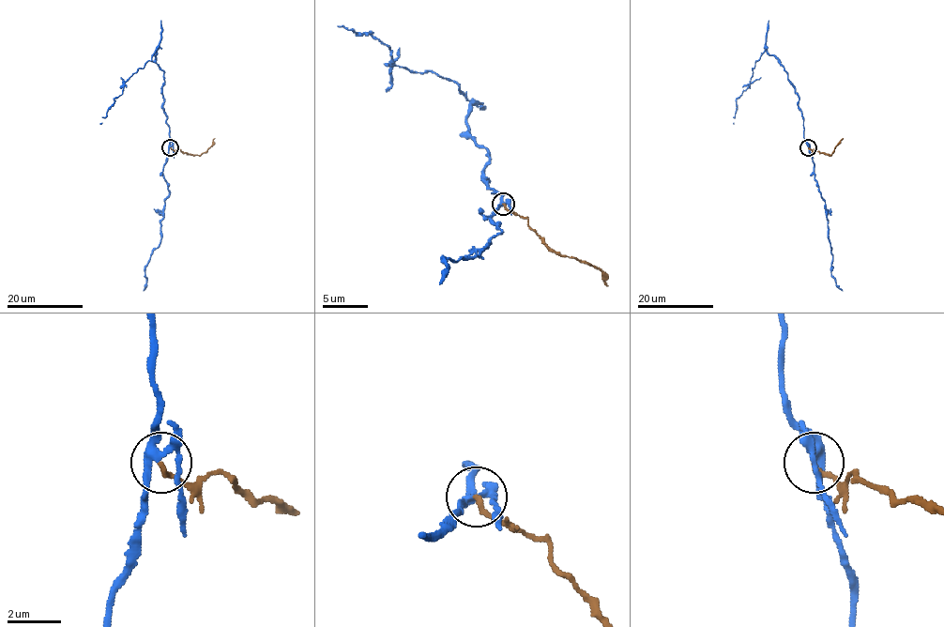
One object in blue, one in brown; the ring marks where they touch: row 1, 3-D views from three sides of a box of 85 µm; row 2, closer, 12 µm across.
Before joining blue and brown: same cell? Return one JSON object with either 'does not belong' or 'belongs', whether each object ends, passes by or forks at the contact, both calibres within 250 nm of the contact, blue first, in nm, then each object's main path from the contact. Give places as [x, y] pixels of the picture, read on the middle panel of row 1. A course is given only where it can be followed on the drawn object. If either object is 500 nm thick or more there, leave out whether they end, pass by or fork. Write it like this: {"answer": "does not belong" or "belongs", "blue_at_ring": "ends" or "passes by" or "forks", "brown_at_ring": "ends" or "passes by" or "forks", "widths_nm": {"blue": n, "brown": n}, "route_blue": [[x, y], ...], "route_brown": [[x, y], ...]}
{"answer": "does not belong", "blue_at_ring": "forks", "brown_at_ring": "ends", "widths_nm": {"blue": 240, "brown": 200}, "route_blue": [[504, 203], [488, 188], [488, 151], [470, 136], [470, 102], [454, 82], [412, 73], [372, 33], [338, 25]], "route_brown": [[504, 203], [509, 209], [524, 217], [554, 250], [575, 257], [602, 272], [607, 286]]}

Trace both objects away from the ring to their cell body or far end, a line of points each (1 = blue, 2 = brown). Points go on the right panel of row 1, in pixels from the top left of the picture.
1: (808, 147), (795, 86), (780, 62), (766, 51), (752, 68), (749, 85), (736, 99), (733, 124)
2: (808, 147), (830, 155), (843, 138)

